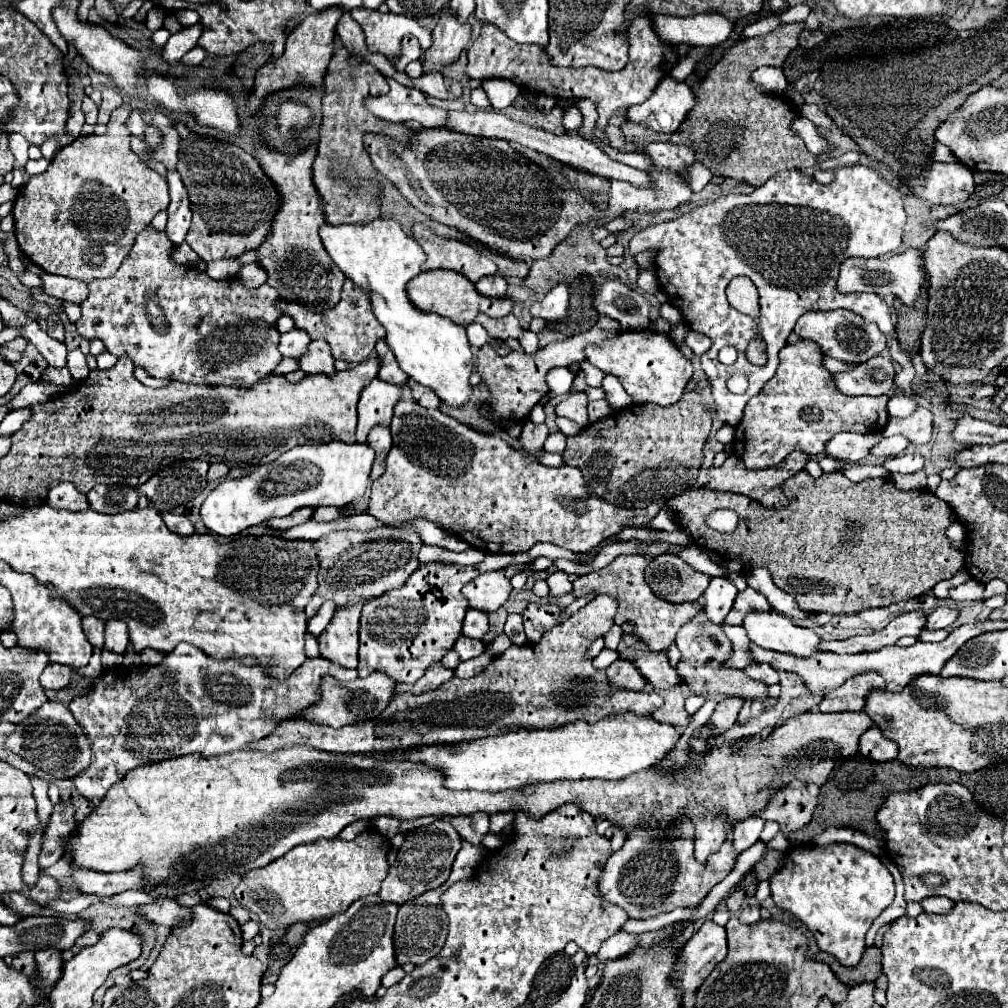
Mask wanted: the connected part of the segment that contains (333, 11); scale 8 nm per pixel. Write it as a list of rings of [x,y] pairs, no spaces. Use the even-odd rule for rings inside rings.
[[[333,6],[329,10],[323,10],[323,12],[309,14],[293,28],[291,34],[287,34],[285,52],[275,62],[267,62],[265,66],[261,66],[257,70],[255,96],[253,96],[253,100],[251,100],[251,104],[247,106],[245,112],[255,112],[261,104],[261,98],[271,90],[281,90],[281,88],[289,88],[293,84],[305,84],[305,82],[319,84],[323,80],[327,64],[329,64],[331,54],[333,54],[335,24],[339,22],[341,14],[343,14],[343,10],[337,8],[337,6]]]

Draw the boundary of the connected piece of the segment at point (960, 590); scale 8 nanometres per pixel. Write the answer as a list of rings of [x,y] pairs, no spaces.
[[[969,578],[967,582],[951,588],[949,596],[953,600],[979,600],[979,598],[983,598],[983,584],[973,580],[973,578]]]

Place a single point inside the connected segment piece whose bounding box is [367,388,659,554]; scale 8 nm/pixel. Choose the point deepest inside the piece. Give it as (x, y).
(496, 497)

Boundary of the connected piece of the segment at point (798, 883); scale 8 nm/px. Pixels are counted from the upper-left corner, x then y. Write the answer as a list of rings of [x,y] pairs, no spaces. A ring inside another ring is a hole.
[[[843,842],[829,846],[815,846],[815,844],[791,846],[789,852],[785,854],[783,866],[769,878],[769,884],[775,906],[801,920],[815,936],[819,950],[835,956],[843,966],[855,966],[861,960],[865,952],[867,930],[871,928],[873,920],[895,898],[895,882],[891,872],[883,866],[883,862],[875,854],[855,844],[843,844]]]

